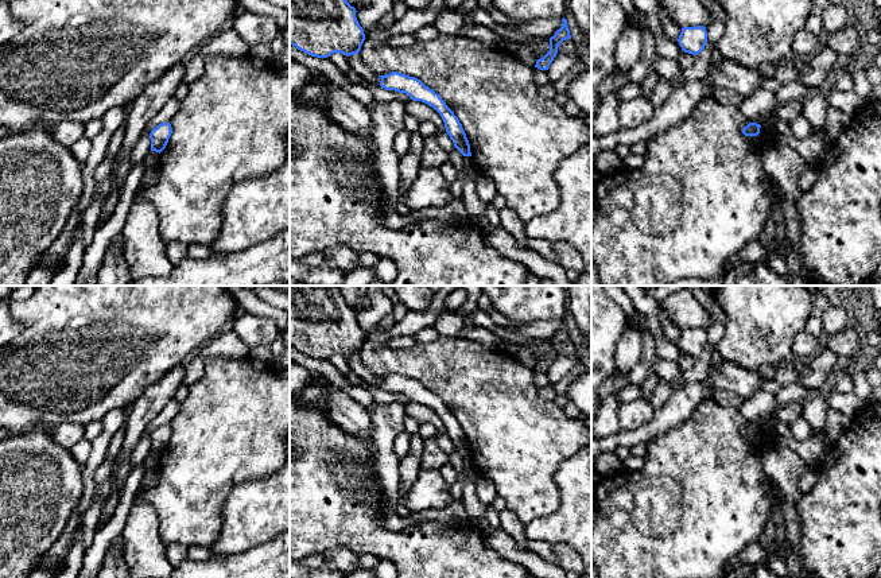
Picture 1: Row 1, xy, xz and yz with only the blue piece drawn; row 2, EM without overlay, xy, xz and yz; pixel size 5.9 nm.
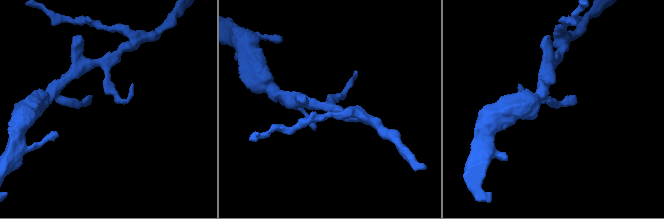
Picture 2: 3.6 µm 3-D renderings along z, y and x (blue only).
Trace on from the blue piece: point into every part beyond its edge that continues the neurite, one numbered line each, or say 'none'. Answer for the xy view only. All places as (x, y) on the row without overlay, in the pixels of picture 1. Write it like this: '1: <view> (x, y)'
none

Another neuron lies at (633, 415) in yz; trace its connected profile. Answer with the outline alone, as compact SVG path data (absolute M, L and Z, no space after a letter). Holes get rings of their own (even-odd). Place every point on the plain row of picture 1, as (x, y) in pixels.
M637 399L630 403L620 404L617 418L621 430L633 431L648 423L655 414L653 407L647 399Z

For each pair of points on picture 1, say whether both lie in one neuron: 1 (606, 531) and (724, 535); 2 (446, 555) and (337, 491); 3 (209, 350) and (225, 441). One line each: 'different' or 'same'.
1: same
2: same
3: different

